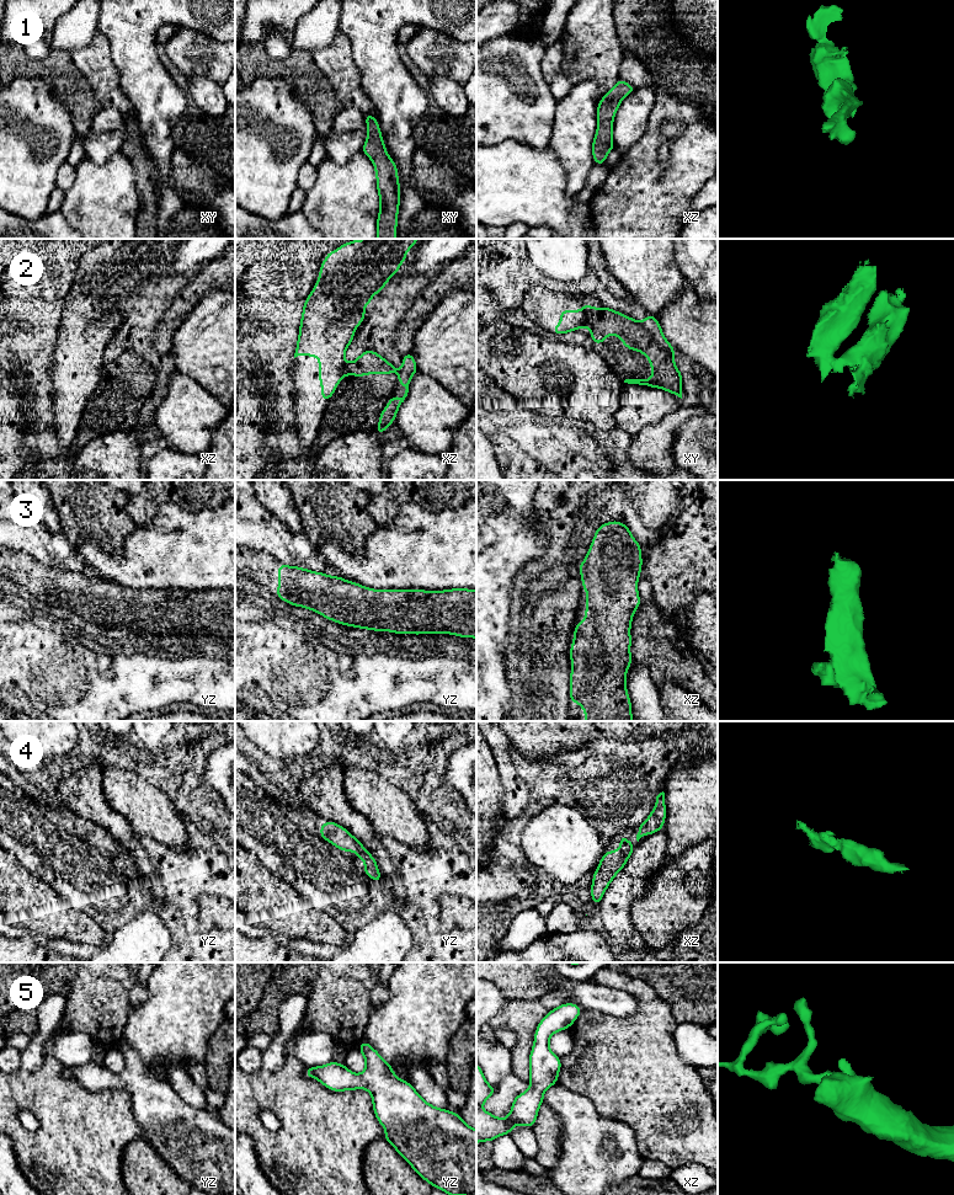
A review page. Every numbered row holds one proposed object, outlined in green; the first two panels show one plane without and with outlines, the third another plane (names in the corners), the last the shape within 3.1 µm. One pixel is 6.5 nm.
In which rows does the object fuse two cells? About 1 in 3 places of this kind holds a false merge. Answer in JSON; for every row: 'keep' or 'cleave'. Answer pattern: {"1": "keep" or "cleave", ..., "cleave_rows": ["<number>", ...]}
{"1": "keep", "2": "cleave", "3": "keep", "4": "keep", "5": "keep", "cleave_rows": ["2"]}

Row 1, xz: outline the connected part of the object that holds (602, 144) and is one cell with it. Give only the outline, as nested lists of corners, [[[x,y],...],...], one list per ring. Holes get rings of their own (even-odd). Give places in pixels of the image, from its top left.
[[[618,79],[617,84],[602,97],[597,107],[597,132],[592,142],[592,156],[597,165],[604,165],[609,151],[615,146],[612,139],[613,119],[620,102],[636,87]]]

